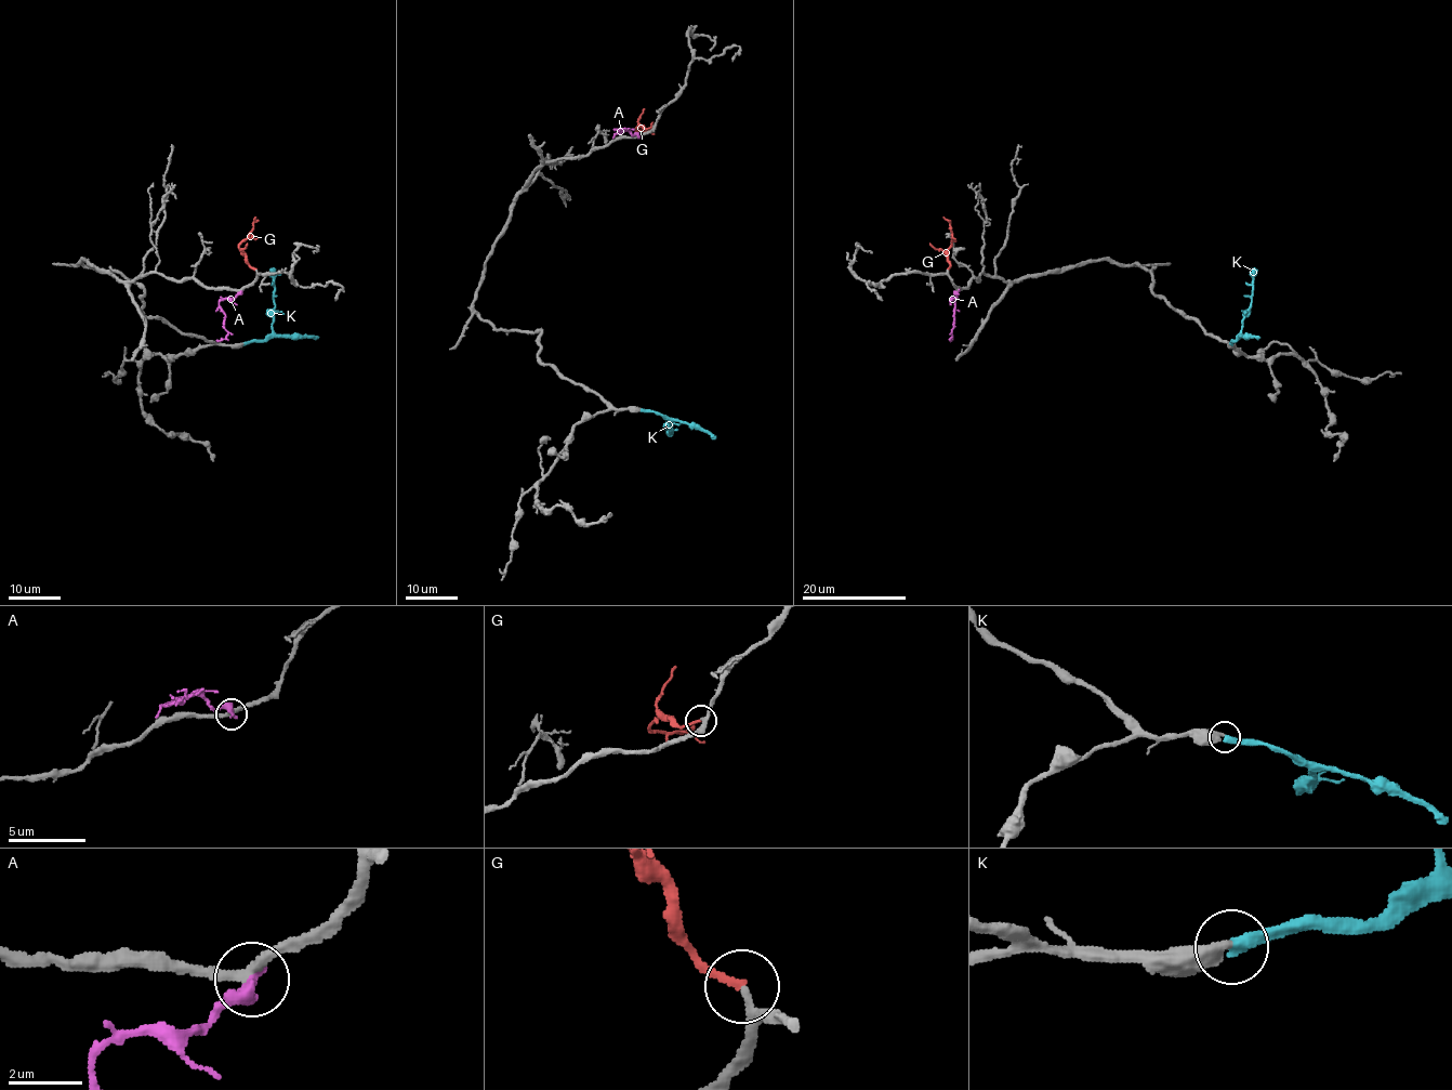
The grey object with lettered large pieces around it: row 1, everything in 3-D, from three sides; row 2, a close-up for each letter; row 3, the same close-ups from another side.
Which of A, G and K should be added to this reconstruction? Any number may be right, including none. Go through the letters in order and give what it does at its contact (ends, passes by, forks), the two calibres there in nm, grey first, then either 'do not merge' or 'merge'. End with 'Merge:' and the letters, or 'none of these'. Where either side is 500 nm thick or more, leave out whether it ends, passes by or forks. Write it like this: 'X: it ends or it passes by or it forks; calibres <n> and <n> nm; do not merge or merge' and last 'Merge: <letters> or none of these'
A: it ends; calibres 260 and 420 nm; do not merge
G: it ends; calibres 150 and 180 nm; merge
K: it ends; calibres 400 and 380 nm; merge
Merge: G, K

